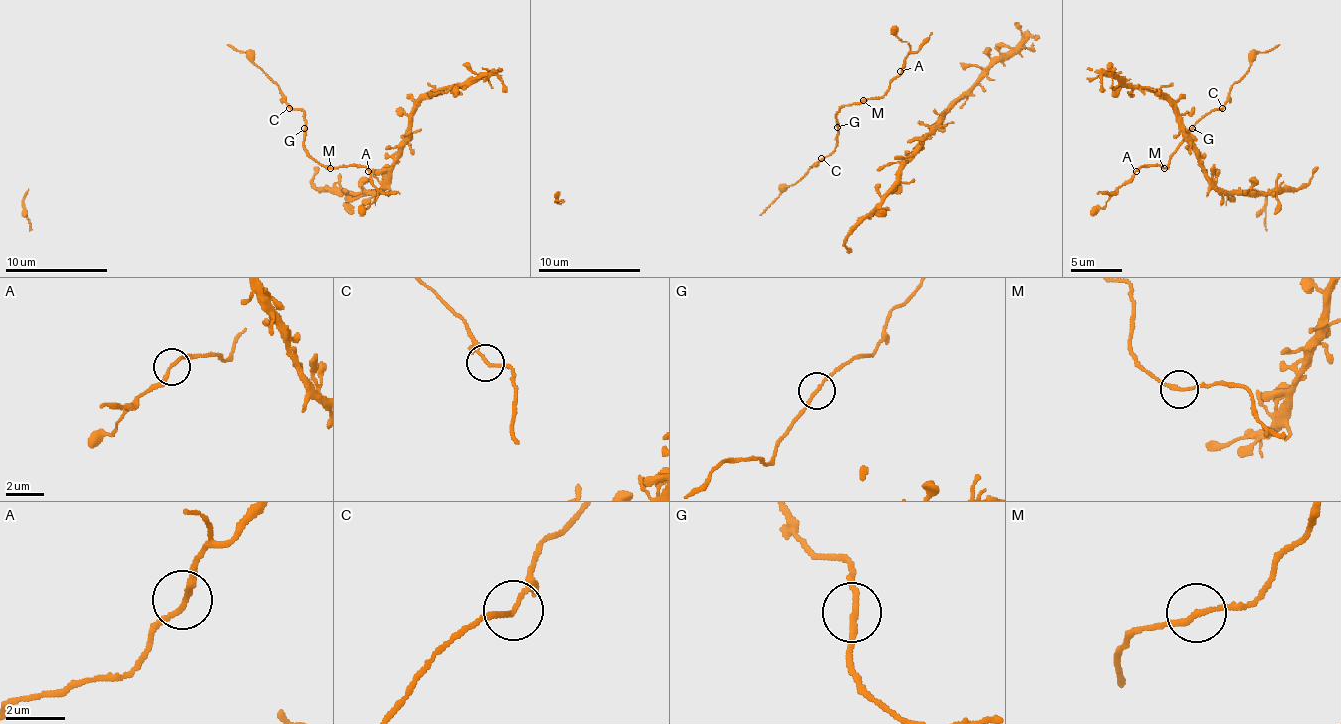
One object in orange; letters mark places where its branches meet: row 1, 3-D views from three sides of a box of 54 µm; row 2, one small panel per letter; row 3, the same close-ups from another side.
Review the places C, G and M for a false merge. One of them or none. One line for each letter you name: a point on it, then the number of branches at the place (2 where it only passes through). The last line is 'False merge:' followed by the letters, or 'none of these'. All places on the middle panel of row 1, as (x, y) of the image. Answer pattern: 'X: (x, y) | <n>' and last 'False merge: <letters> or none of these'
False merge: none of these

